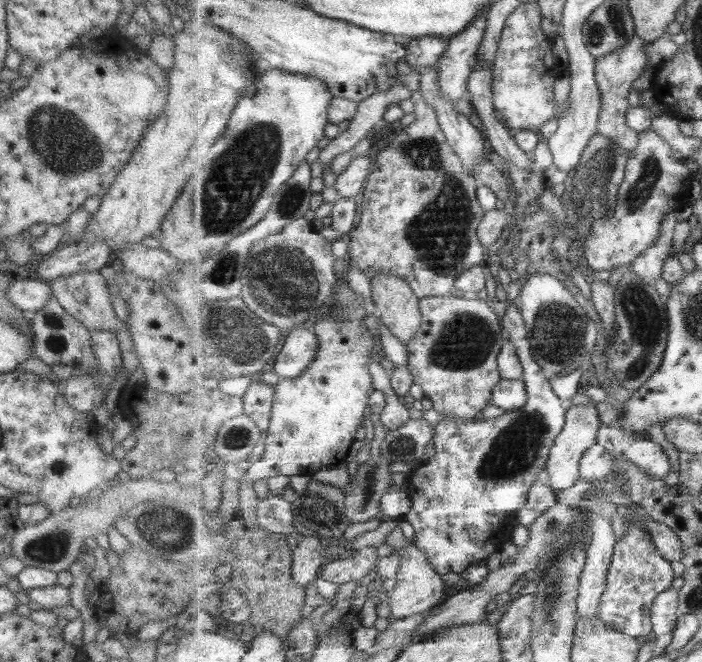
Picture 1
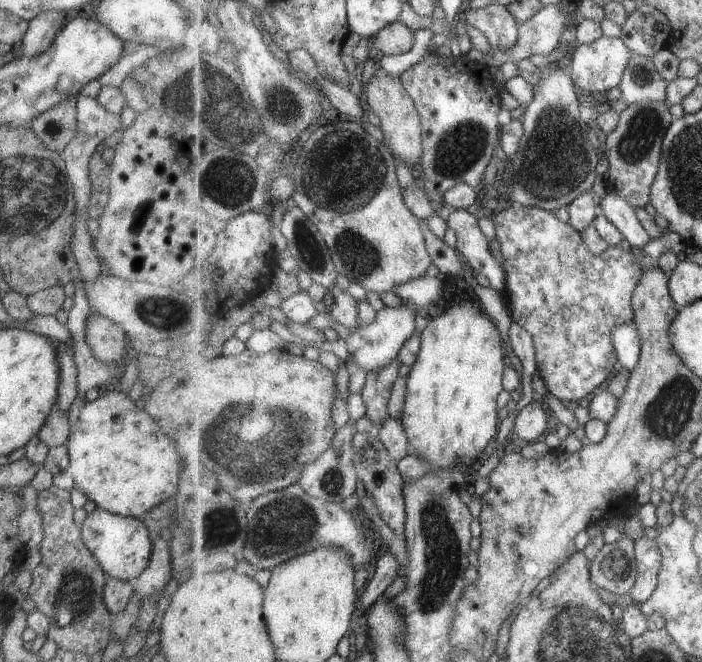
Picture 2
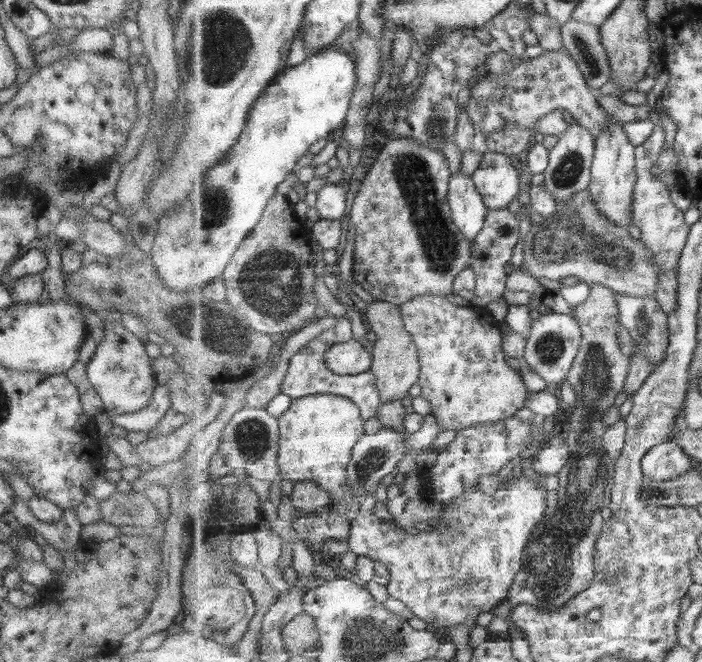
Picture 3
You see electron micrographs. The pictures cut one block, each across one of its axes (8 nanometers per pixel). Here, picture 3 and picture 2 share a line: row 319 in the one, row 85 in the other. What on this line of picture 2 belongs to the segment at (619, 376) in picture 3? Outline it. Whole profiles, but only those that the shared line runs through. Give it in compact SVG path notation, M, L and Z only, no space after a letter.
M603 35L593 44L580 45L569 62L571 76L576 86L591 92L606 92L621 84L625 70L628 69L635 53L623 42L623 38Z

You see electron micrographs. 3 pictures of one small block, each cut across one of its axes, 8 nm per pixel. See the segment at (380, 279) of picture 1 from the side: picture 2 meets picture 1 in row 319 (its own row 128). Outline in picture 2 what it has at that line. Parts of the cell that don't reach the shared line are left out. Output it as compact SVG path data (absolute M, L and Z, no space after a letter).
M381 68L377 70L366 85L364 104L368 111L378 115L381 122L379 127L384 133L387 144L397 156L397 161L404 161L410 168L417 164L421 165L424 130L415 100L405 88L402 78L393 76Z

